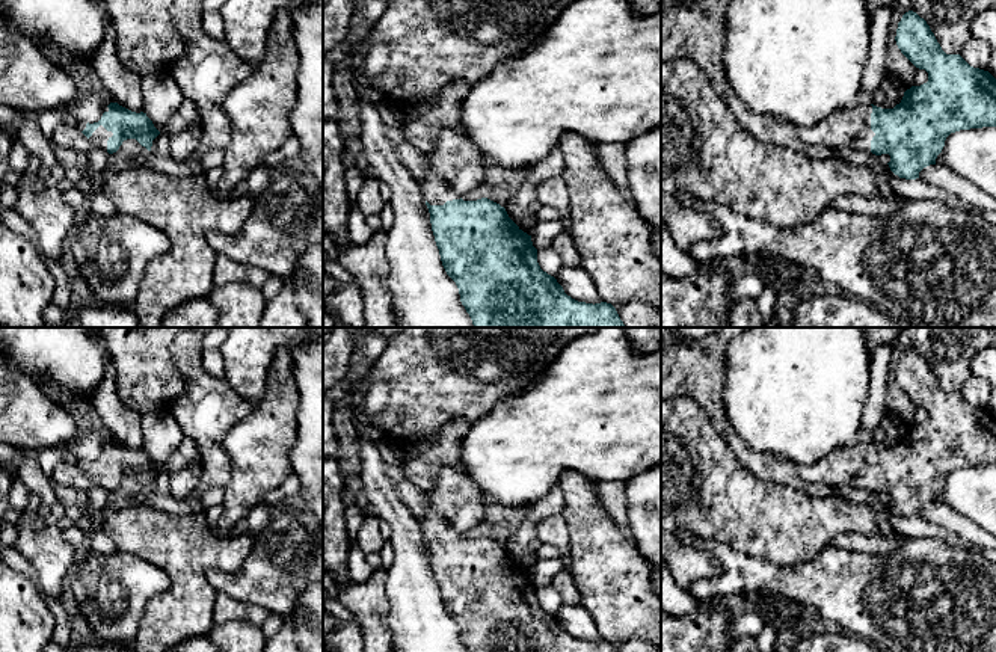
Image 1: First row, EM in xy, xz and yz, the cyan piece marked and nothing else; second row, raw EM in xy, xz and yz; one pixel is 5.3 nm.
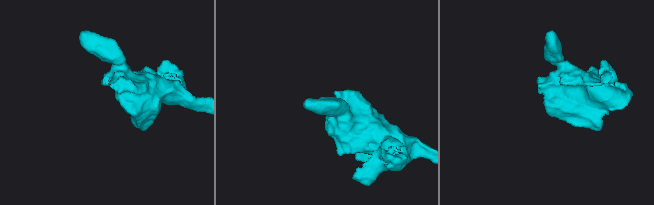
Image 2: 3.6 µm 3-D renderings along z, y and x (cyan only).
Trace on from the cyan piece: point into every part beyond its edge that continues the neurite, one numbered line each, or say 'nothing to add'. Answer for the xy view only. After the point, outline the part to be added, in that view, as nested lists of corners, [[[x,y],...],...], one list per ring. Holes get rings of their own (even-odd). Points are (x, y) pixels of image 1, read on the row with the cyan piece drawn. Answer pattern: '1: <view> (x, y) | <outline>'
1: xy (100, 136) | [[[100,125],[89,140],[94,143],[95,148],[107,151],[107,140],[113,136],[112,131],[107,131],[103,125]]]

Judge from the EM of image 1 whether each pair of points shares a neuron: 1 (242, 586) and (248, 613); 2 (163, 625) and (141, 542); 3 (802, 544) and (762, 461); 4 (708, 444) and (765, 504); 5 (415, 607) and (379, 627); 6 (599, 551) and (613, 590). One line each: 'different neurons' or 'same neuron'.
1: different neurons
2: same neuron
3: different neurons
4: same neuron
5: different neurons
6: same neuron

